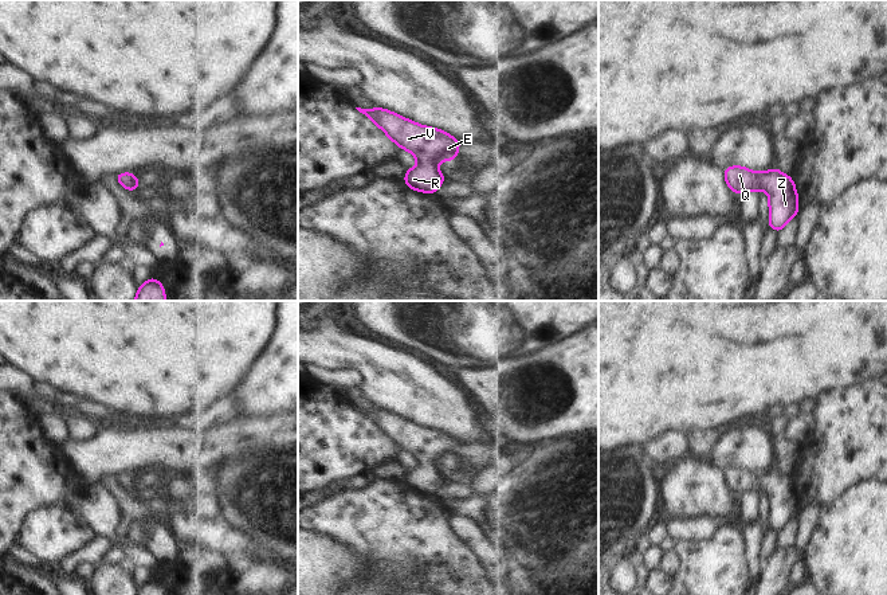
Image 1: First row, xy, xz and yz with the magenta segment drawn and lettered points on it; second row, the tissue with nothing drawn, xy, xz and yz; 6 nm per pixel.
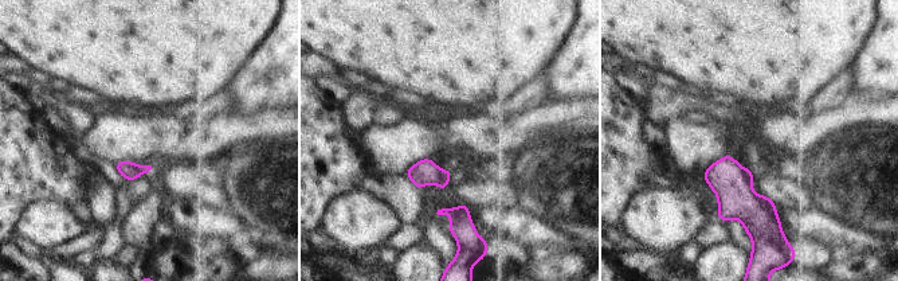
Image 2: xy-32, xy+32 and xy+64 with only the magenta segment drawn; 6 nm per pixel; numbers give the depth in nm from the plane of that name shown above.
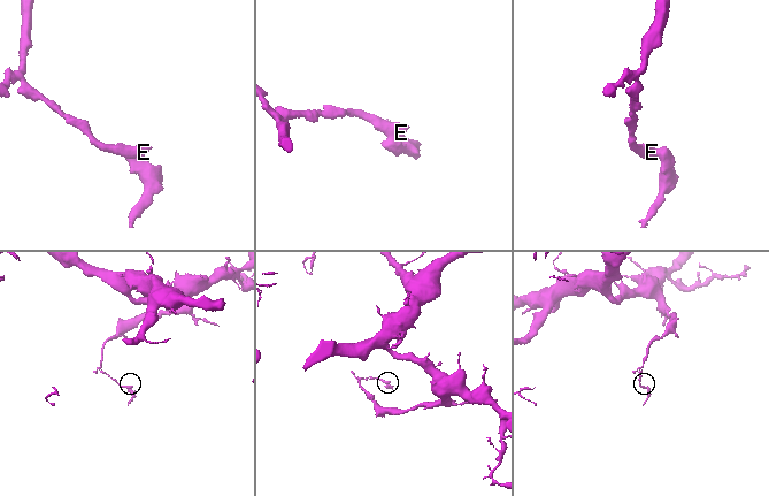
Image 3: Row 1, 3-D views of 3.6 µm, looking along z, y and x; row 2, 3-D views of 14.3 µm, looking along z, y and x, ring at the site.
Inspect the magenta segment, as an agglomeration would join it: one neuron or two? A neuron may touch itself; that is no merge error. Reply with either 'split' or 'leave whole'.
leave whole

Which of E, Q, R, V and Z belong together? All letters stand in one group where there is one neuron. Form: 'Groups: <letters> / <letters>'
Groups: E Q R V Z

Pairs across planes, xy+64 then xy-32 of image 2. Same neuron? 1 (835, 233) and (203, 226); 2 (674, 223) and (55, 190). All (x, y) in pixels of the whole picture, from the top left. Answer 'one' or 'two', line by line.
1: one
2: two

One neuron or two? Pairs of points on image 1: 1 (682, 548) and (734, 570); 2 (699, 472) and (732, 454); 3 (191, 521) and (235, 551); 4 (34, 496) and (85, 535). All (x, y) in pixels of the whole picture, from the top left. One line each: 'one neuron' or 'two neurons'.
1: one neuron
2: two neurons
3: one neuron
4: two neurons

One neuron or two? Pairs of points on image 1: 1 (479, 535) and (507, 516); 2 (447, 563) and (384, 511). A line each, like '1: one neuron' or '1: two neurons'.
1: two neurons
2: one neuron

